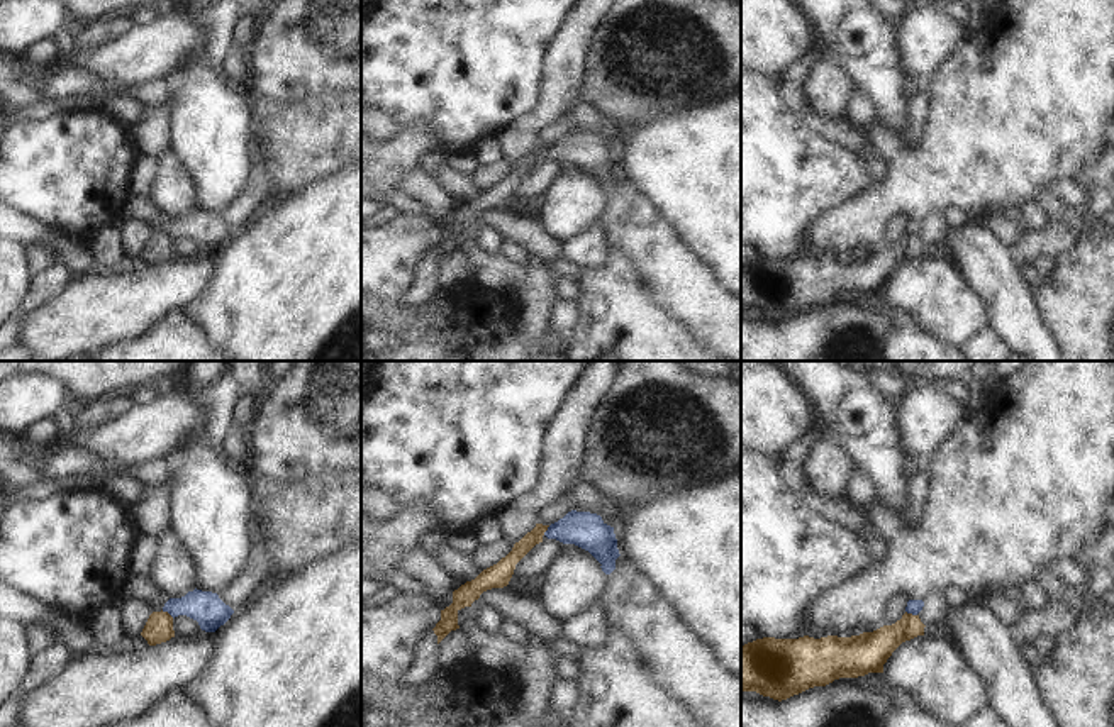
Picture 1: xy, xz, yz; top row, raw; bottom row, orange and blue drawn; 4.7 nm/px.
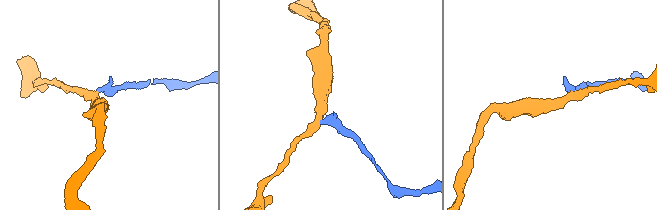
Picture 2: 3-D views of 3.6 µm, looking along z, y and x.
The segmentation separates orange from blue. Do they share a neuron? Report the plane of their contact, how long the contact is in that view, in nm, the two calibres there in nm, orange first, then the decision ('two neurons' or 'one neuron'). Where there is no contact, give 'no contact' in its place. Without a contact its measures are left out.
contact in xy; length 70 nm; calibres 130 and 160 nm; two neurons

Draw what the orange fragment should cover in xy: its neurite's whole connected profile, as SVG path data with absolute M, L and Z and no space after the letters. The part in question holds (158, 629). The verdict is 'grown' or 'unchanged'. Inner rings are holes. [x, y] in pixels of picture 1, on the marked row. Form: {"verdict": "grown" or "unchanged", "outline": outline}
{"verdict": "unchanged", "outline": "M153 612L141 632L149 646L156 646L175 637L173 617L168 612Z"}

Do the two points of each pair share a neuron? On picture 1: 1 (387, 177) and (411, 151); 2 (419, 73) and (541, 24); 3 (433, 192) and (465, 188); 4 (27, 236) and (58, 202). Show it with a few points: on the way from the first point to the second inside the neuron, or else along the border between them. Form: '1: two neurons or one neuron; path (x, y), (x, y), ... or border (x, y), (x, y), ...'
1: one neuron; path (392, 170), (404, 158)
2: one neuron; path (450, 43), (468, 24), (511, 24)
3: two neurons; border (429, 175), (455, 199)
4: two neurons; border (17, 209), (53, 231)

